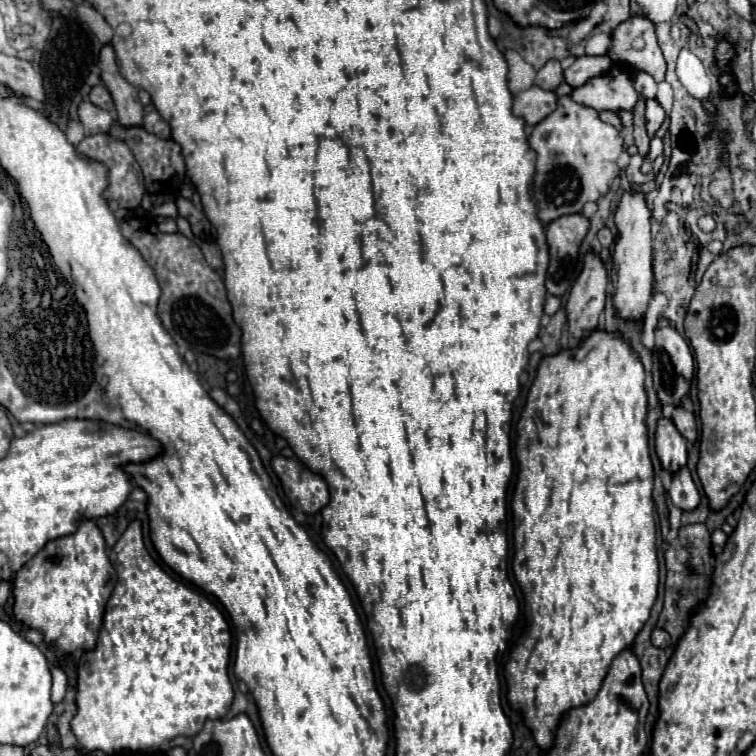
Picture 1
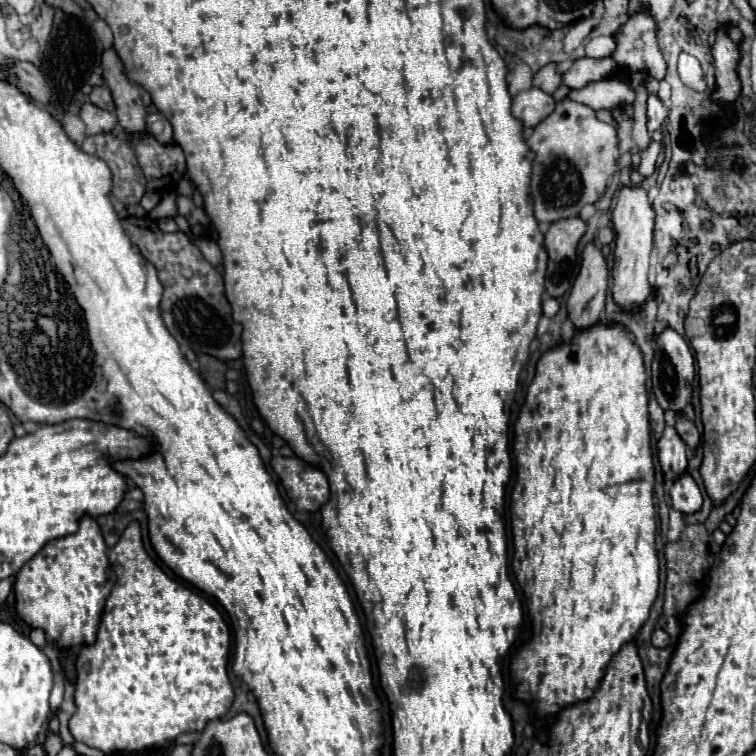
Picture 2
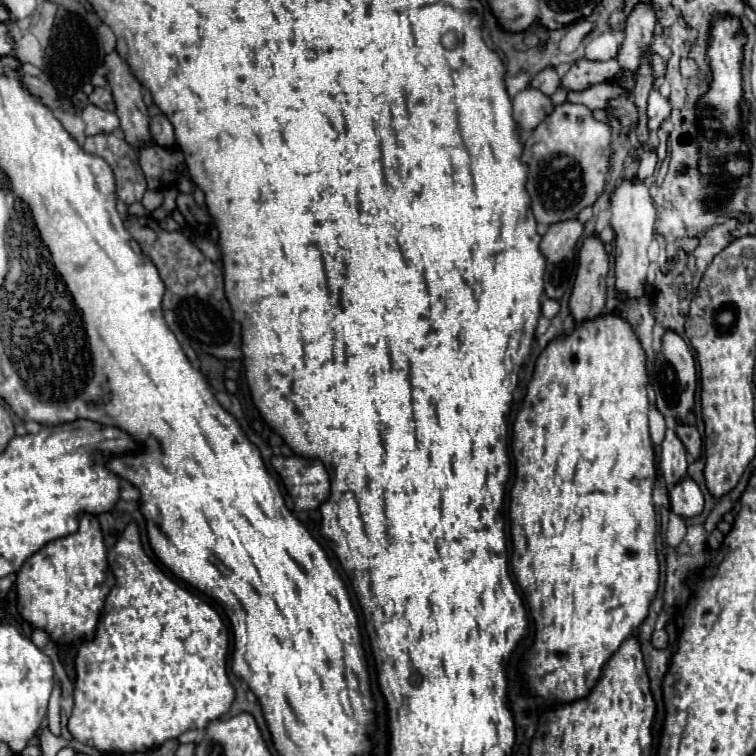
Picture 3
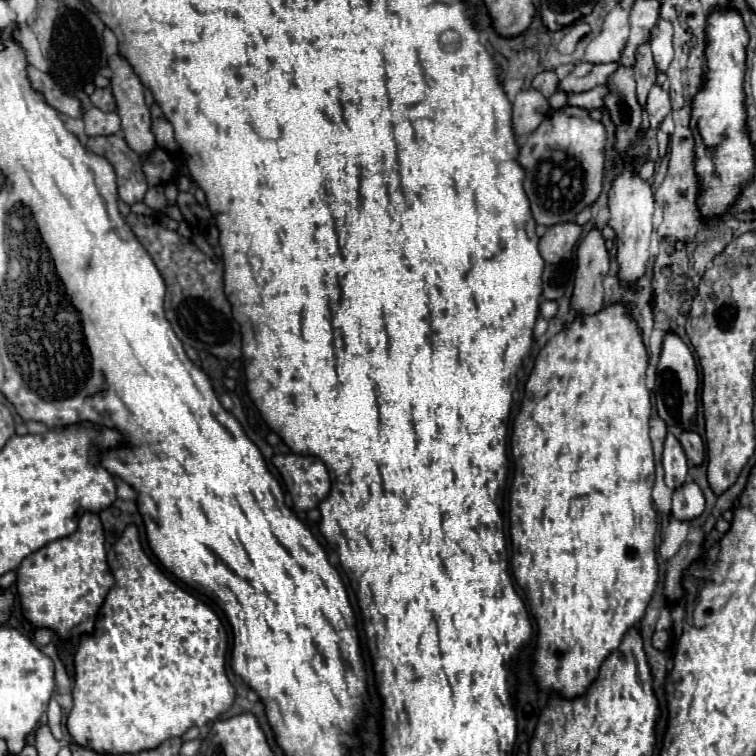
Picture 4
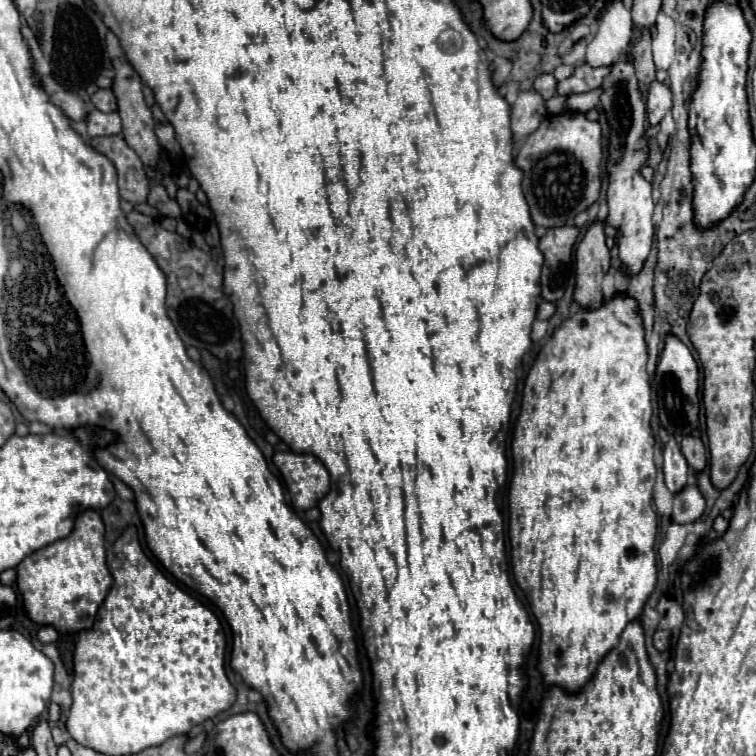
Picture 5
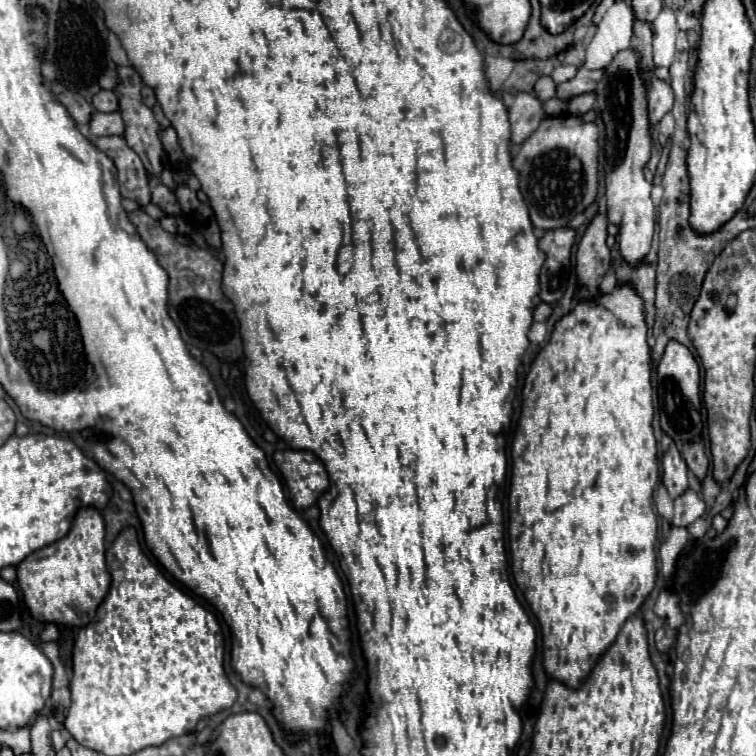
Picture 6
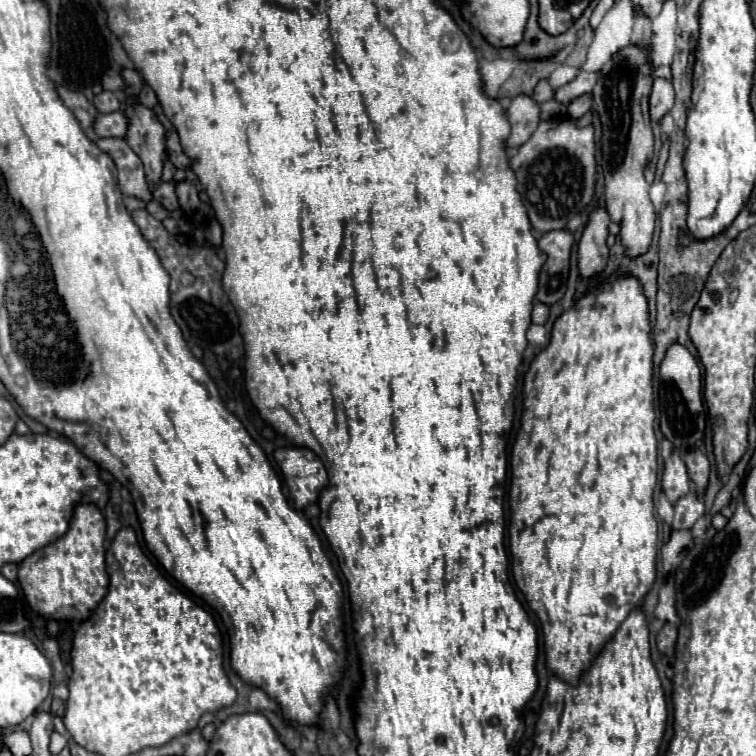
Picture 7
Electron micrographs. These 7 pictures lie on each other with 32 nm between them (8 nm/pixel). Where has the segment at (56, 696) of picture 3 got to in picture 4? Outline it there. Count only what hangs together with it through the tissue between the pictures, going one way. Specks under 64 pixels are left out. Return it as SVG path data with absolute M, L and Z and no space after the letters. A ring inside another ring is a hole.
M52 698L52 700L50 700L50 704L48 704L48 712L46 712L46 716L48 716L50 732L52 732L58 740L62 738L62 730L60 730L60 714L62 714L60 704L56 702L56 698Z

